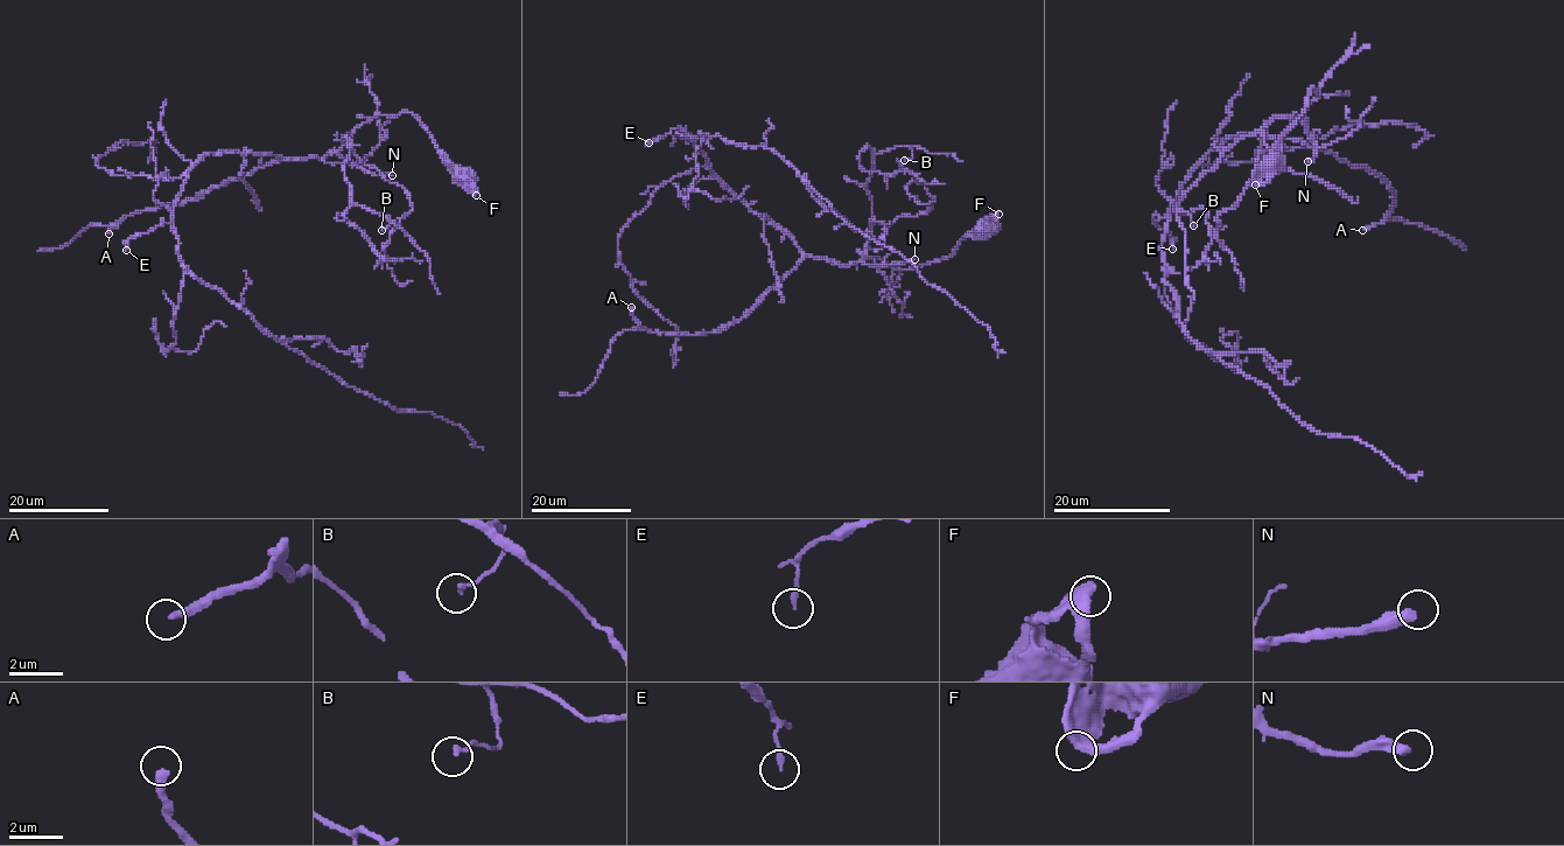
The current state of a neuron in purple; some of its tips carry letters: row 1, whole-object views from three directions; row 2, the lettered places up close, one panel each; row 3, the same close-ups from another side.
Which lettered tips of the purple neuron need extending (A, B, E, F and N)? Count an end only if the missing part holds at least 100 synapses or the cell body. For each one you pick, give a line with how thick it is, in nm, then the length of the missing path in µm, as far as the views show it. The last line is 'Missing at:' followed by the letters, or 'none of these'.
A: Thickness 300 nm. Missing length about 70 µm
N: Thickness 400 nm. Missing length about 45 µm
Missing at: A, N

